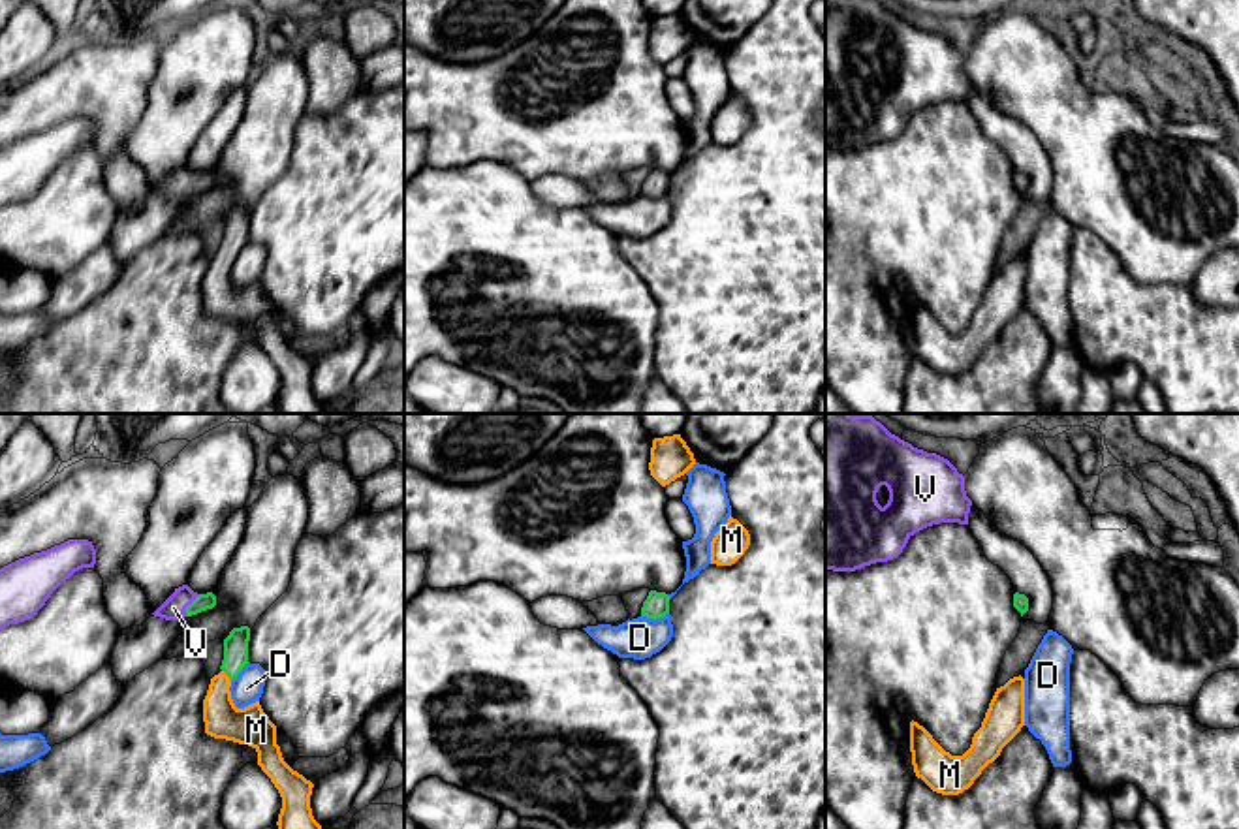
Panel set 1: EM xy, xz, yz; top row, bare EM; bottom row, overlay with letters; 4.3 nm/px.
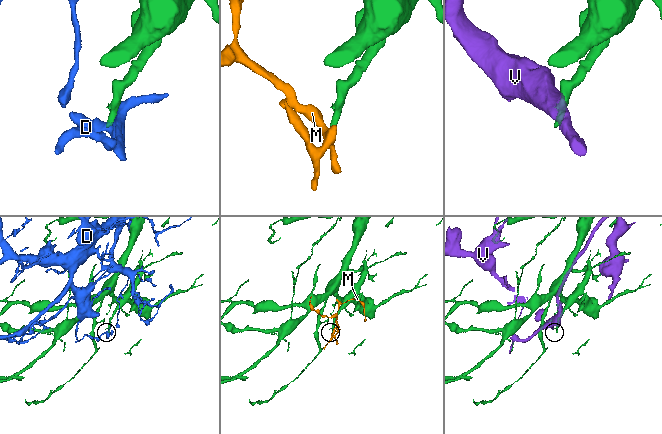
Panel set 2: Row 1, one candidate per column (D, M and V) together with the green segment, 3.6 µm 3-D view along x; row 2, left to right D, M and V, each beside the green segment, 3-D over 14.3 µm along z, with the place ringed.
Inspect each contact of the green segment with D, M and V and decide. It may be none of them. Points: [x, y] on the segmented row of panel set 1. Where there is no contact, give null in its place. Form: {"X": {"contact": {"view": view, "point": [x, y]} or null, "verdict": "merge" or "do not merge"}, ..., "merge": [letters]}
{"D": {"contact": {"view": "xz", "point": [655, 619]}, "verdict": "do not merge"}, "M": {"contact": {"view": "xy", "point": [226, 673]}, "verdict": "merge"}, "V": {"contact": {"view": "xy", "point": [188, 606]}, "verdict": "do not merge"}, "merge": ["M"]}

